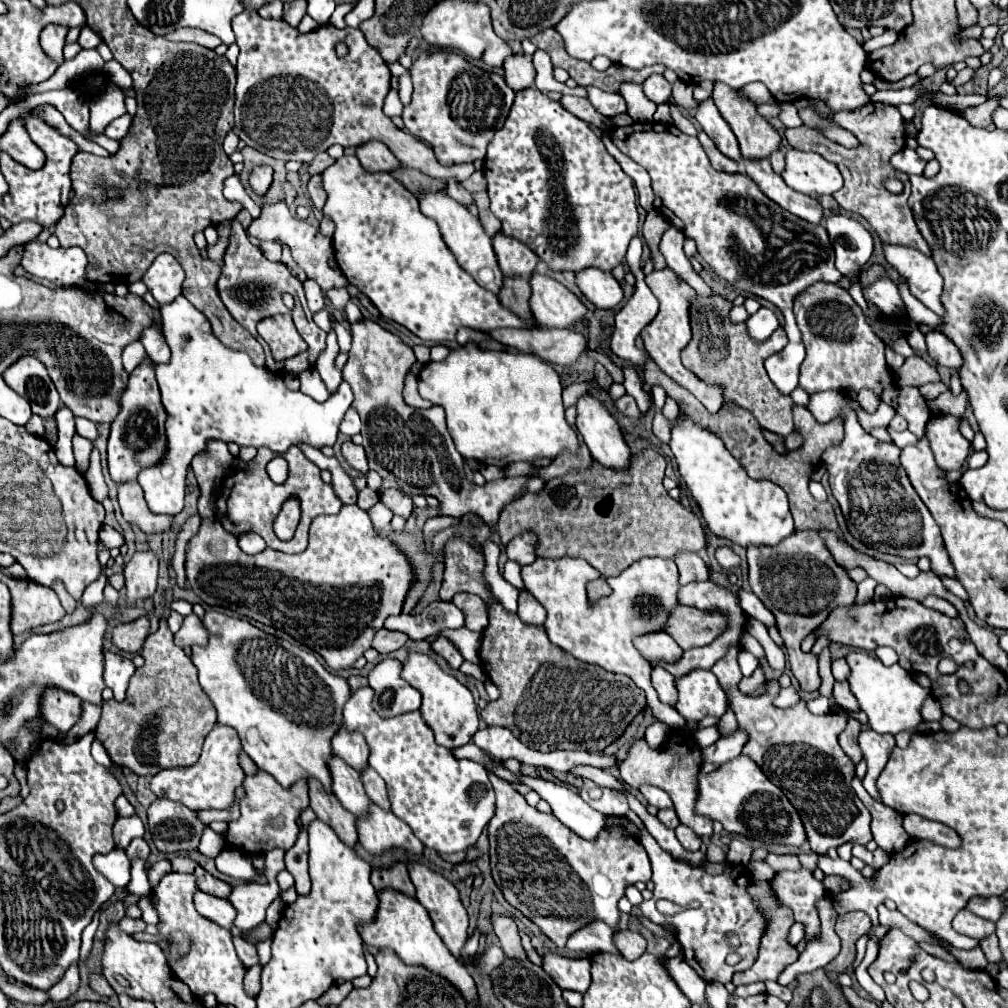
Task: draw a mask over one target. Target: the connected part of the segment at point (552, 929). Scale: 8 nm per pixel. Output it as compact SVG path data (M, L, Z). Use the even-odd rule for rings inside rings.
M491 776L493 790L497 794L497 810L489 824L489 842L491 842L491 870L495 884L501 888L505 900L523 912L531 922L535 922L541 932L555 942L557 948L563 948L567 938L589 924L591 920L603 920L607 926L617 928L619 908L617 902L623 898L625 888L635 882L651 880L651 864L645 848L639 844L637 836L627 836L621 828L605 826L595 840L581 840L565 824L561 824L553 814L543 814L537 808L529 806L525 798L513 790L505 780Z

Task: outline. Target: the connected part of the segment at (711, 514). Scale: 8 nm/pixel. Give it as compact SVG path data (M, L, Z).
M683 410L679 412L679 422L671 430L669 446L679 466L681 480L699 504L713 534L747 548L749 544L775 546L795 530L783 488L769 480L749 478L743 466L727 452L723 440L695 424Z

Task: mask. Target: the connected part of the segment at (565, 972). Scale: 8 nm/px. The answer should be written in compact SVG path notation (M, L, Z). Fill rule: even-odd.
M557 952L543 954L543 970L555 980L561 990L573 990L583 994L591 984L589 968L589 958L565 958Z

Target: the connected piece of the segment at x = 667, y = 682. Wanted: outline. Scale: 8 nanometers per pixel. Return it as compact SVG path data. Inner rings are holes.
M655 666L651 670L651 684L653 688L657 690L659 694L659 700L663 704L669 704L669 706L675 706L677 702L677 690L675 690L675 678L661 666Z

